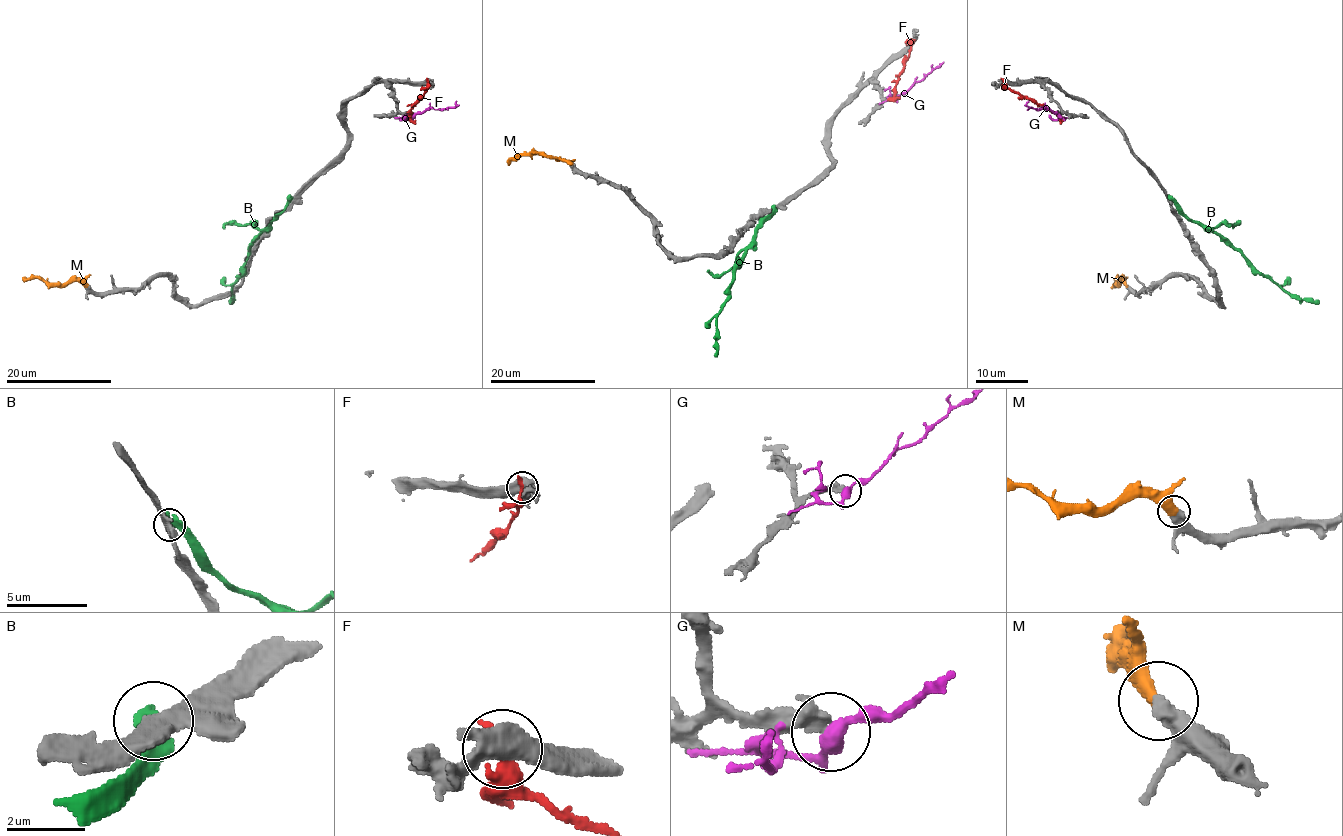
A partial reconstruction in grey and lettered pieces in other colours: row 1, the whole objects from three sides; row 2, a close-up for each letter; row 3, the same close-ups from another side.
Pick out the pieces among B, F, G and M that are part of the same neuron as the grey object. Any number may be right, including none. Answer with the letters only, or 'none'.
M

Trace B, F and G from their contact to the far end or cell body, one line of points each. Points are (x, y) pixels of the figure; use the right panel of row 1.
B: (1169, 199), (1190, 219), (1208, 226), (1225, 238), (1257, 271), (1302, 299), (1319, 301)
F: (1004, 82), (1012, 90), (1050, 110), (1061, 123)
G: (1058, 115), (1046, 107), (1029, 107), (1028, 101)

